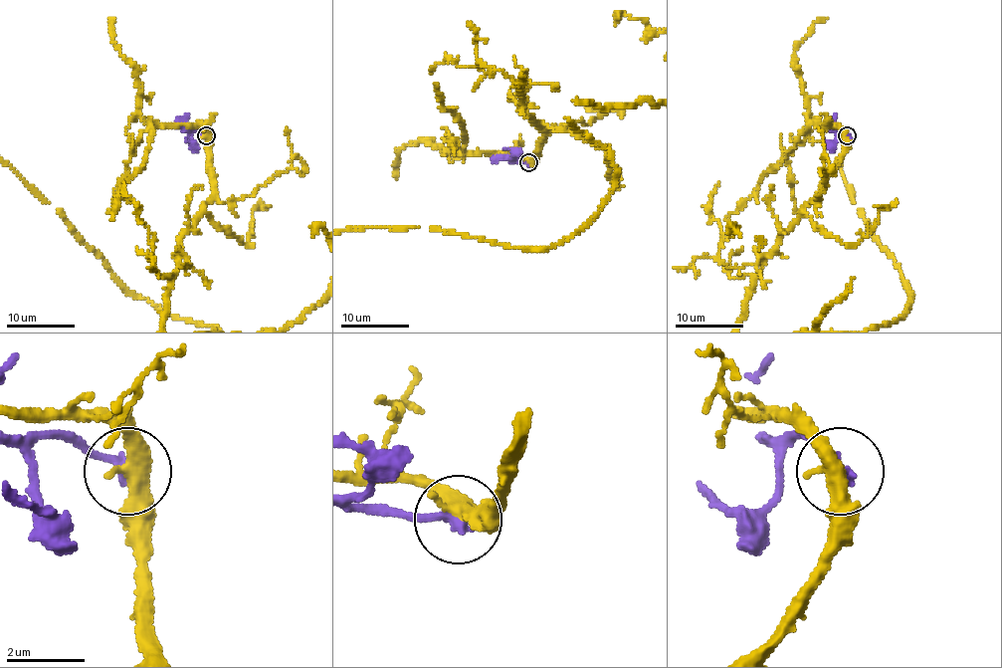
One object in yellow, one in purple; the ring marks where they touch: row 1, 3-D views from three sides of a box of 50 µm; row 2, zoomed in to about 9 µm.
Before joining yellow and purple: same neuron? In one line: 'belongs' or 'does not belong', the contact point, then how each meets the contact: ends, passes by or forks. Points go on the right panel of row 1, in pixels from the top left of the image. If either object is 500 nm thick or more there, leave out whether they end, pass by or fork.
does not belong; place (847, 135); yellow passes by; purple ends

